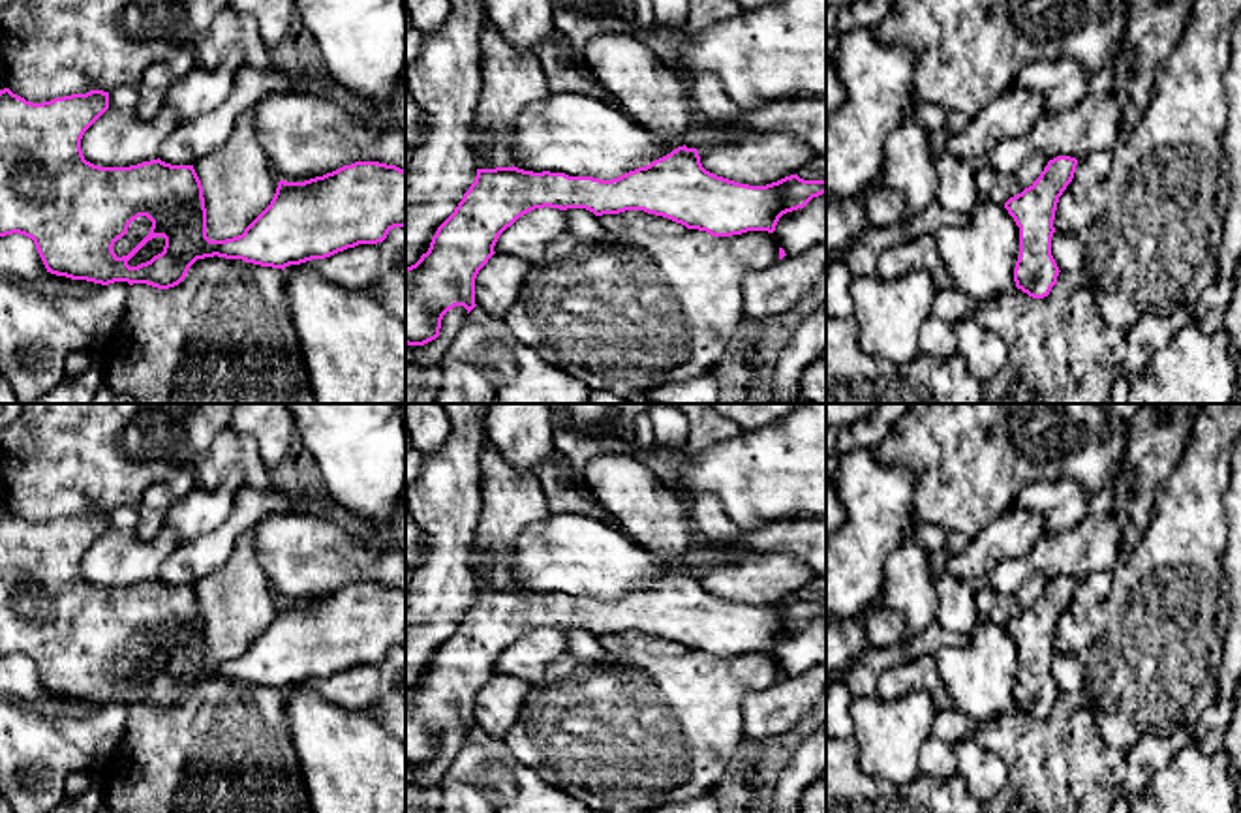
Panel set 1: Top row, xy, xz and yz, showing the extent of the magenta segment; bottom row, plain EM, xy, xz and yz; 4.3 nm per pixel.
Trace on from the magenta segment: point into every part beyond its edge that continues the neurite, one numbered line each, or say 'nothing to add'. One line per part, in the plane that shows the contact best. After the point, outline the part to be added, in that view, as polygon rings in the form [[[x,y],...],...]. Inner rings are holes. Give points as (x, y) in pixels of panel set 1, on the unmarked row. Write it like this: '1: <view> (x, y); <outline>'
1: xz (511, 500); [[[490,445],[481,460],[481,513],[473,543],[475,586],[513,588],[511,560],[520,533],[550,516],[535,473],[518,471]]]

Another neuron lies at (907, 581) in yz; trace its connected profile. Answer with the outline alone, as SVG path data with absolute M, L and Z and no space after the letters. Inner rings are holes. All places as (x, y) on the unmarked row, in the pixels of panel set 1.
M916 535L894 548L886 558L881 603L905 618L905 637L899 644L911 642L931 623L937 623L935 569L937 561Z

